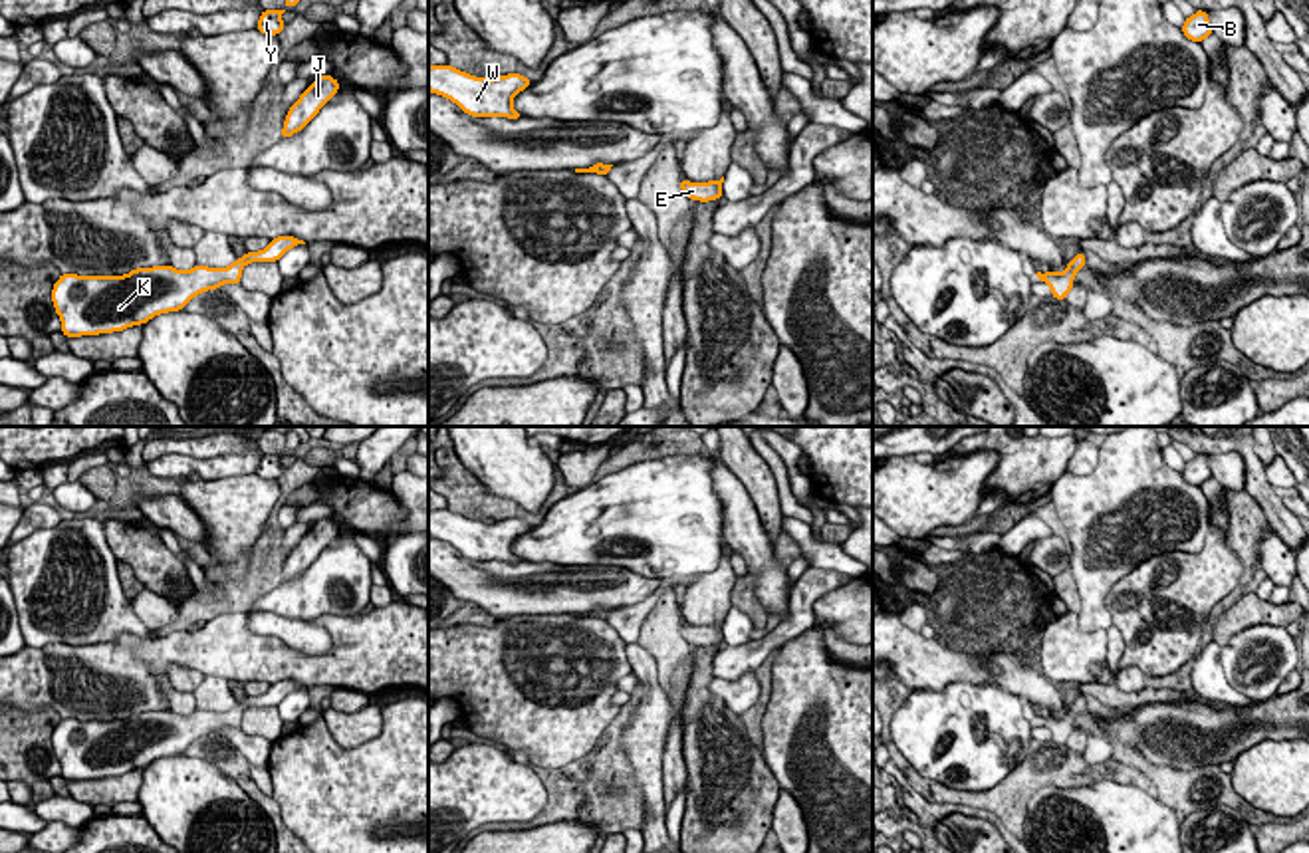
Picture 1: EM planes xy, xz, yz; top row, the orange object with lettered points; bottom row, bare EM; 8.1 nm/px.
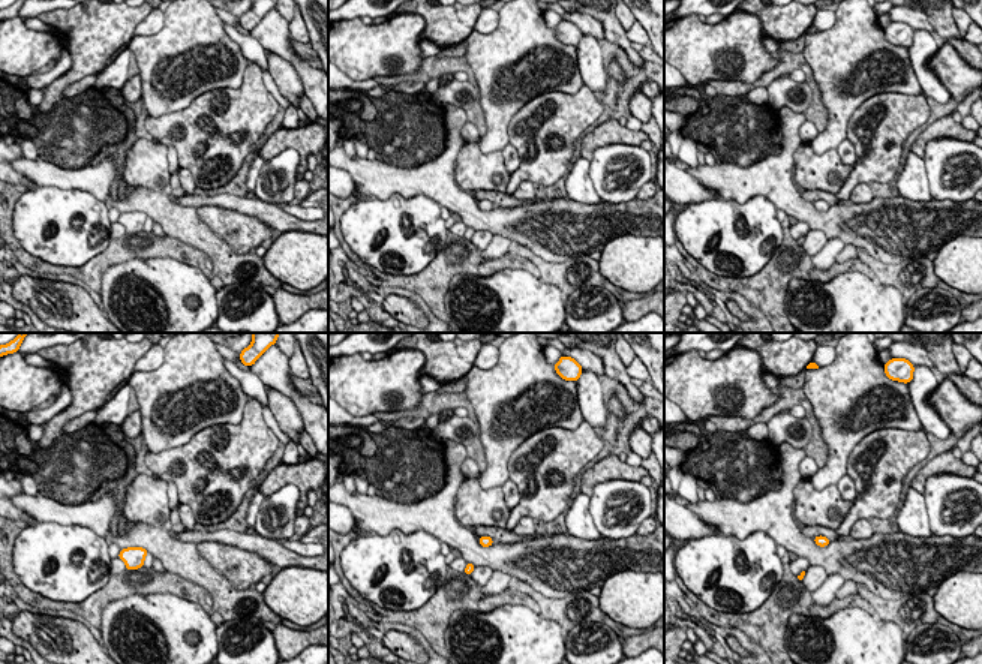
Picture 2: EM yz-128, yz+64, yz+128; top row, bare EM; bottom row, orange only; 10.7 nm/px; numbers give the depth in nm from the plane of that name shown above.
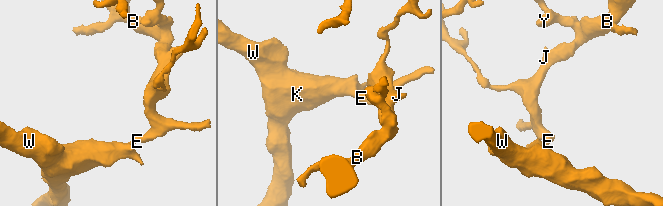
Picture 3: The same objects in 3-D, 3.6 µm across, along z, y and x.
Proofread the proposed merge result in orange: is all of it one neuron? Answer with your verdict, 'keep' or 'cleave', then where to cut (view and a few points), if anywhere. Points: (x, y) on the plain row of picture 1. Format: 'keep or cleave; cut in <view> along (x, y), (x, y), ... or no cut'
keep; no cut

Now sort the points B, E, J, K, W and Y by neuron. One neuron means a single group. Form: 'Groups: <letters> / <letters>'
Groups: B E J K W Y

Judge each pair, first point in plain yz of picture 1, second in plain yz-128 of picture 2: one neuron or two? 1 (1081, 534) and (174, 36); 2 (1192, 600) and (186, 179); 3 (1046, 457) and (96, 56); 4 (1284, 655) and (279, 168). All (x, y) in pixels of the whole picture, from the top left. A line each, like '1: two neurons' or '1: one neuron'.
1: one neuron
2: two neurons
3: one neuron
4: one neuron

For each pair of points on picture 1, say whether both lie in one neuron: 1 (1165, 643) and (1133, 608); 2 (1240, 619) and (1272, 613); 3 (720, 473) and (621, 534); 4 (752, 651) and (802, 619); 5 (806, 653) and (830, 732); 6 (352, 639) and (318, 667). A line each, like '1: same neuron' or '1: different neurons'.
1: same neuron
2: same neuron
3: different neurons
4: same neuron
5: same neuron
6: same neuron

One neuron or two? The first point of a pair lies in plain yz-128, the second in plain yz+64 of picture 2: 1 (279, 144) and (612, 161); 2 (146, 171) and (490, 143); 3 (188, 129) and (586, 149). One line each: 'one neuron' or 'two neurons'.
1: two neurons
2: two neurons
3: two neurons

